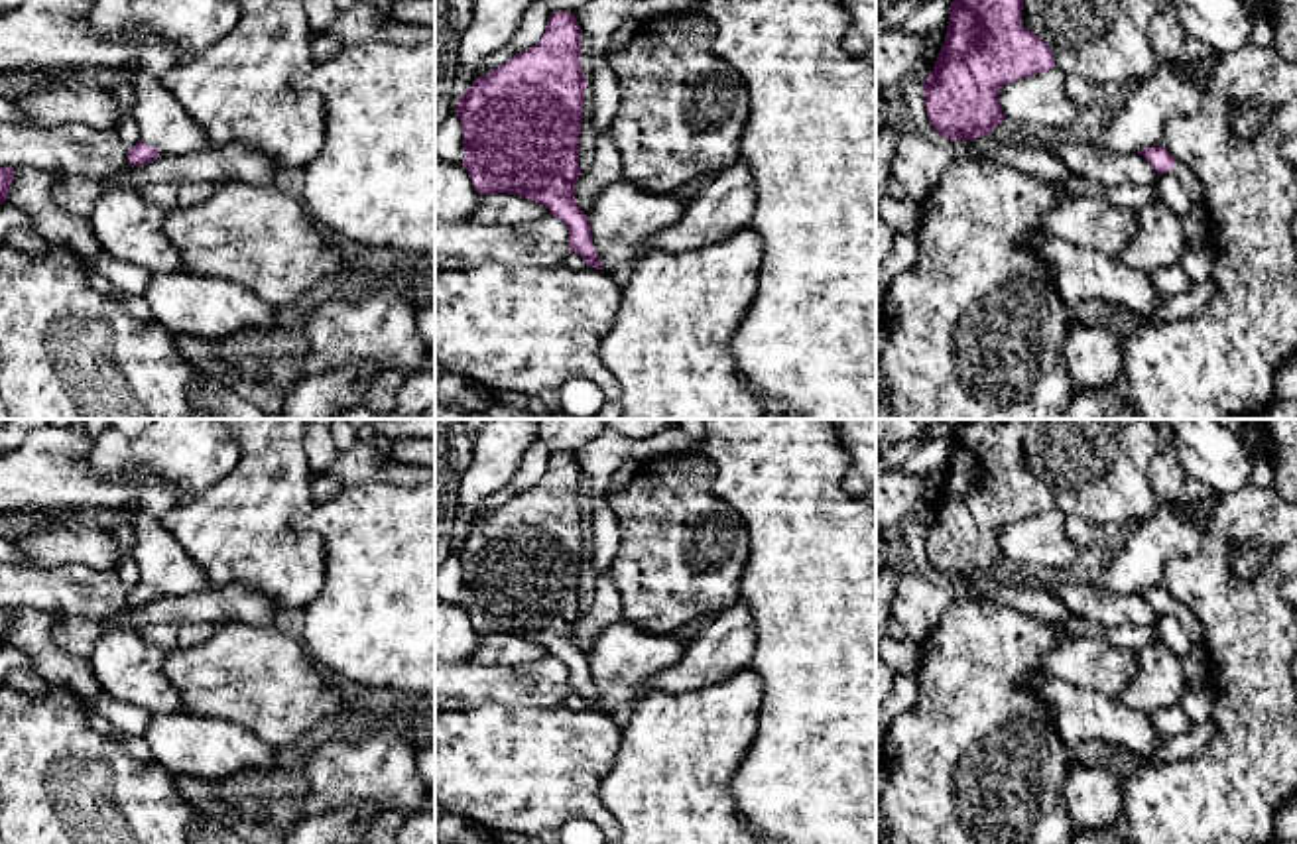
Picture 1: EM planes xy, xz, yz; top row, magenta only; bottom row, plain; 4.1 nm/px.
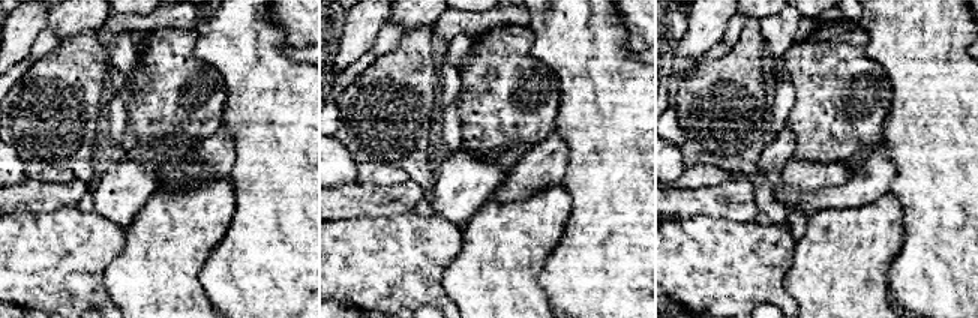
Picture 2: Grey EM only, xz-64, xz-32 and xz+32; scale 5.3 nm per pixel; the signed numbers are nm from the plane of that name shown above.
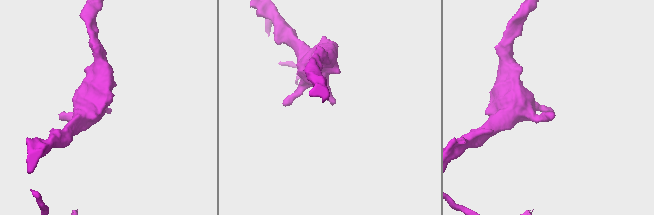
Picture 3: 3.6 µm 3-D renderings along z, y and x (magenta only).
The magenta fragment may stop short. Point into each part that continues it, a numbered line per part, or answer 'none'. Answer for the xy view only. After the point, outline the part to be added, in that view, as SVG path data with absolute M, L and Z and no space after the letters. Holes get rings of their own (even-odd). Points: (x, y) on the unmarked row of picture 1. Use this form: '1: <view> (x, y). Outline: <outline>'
none

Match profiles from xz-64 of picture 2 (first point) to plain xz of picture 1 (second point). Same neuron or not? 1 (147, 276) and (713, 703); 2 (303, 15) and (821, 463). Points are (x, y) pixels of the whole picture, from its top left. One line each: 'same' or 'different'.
1: same
2: different

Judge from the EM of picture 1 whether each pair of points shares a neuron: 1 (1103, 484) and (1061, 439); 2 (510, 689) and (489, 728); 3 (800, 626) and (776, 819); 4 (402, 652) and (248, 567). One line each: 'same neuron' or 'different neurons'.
1: same neuron
2: different neurons
3: same neuron
4: different neurons

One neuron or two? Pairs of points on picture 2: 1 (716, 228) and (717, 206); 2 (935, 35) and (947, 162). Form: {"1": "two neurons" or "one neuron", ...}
{"1": "two neurons", "2": "one neuron"}

